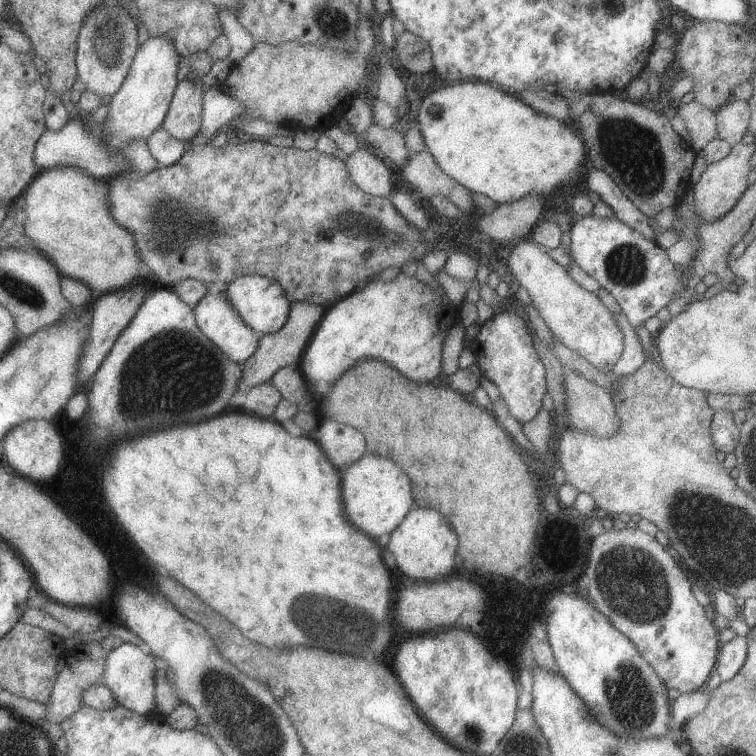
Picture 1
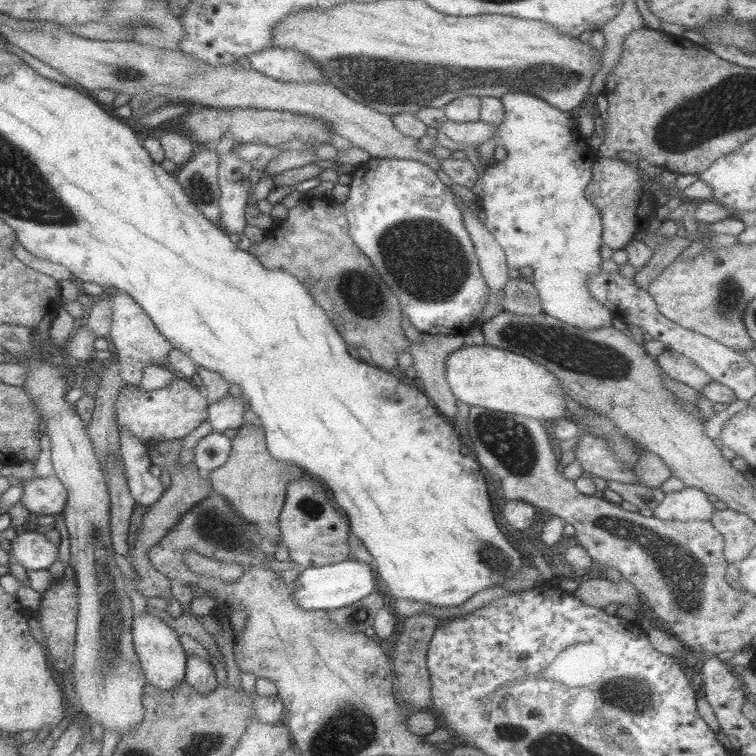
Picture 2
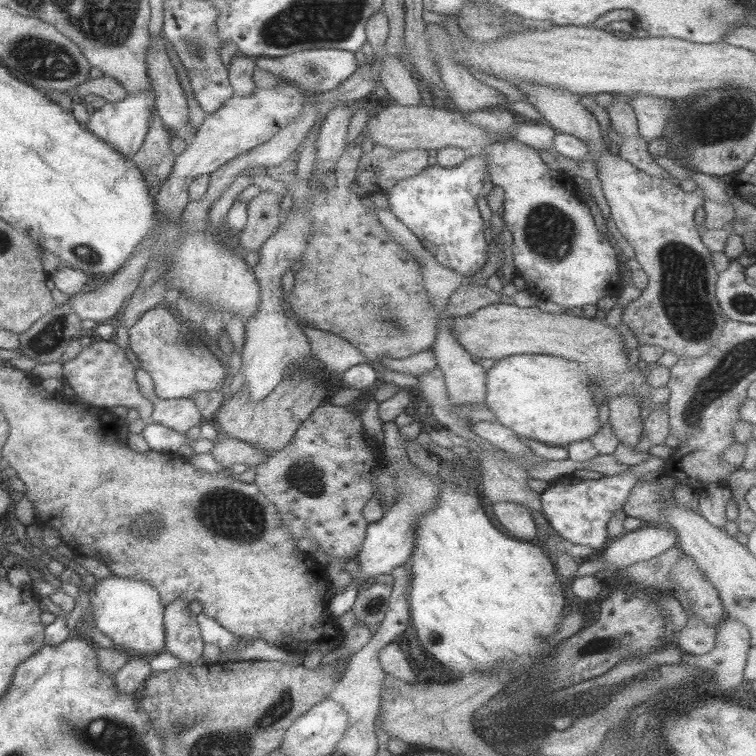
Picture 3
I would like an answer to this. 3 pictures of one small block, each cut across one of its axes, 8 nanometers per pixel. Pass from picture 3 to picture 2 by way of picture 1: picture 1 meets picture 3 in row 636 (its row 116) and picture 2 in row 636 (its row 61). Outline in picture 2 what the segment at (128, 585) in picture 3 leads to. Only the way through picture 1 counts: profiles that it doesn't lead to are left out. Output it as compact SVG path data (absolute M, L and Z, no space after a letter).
M147 612L143 616L137 616L131 624L131 634L133 634L133 644L135 652L141 662L141 670L147 678L147 684L155 686L157 690L165 692L175 692L183 682L185 682L185 672L187 672L187 658L181 644L179 636L169 628L167 620L157 614L157 612Z

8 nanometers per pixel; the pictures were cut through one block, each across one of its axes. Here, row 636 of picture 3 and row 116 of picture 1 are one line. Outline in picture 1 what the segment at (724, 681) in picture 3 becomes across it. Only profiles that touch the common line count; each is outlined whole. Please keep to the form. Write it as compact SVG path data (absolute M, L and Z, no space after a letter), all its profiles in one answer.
M735 98L729 100L729 104L723 104L717 112L717 134L719 140L727 142L729 146L741 144L741 138L745 136L749 126L749 108L747 102L739 102Z

